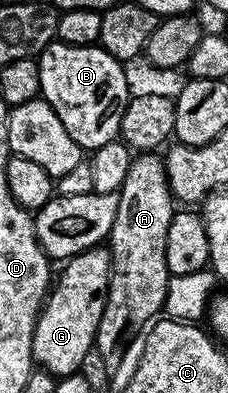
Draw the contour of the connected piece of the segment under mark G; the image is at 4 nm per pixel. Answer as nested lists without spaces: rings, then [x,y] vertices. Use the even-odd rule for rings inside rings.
[[[103,245],[92,247],[66,260],[62,267],[63,272],[60,275],[58,272],[57,282],[45,300],[31,338],[32,360],[56,377],[76,374],[87,354],[92,354],[111,280],[111,253]]]

